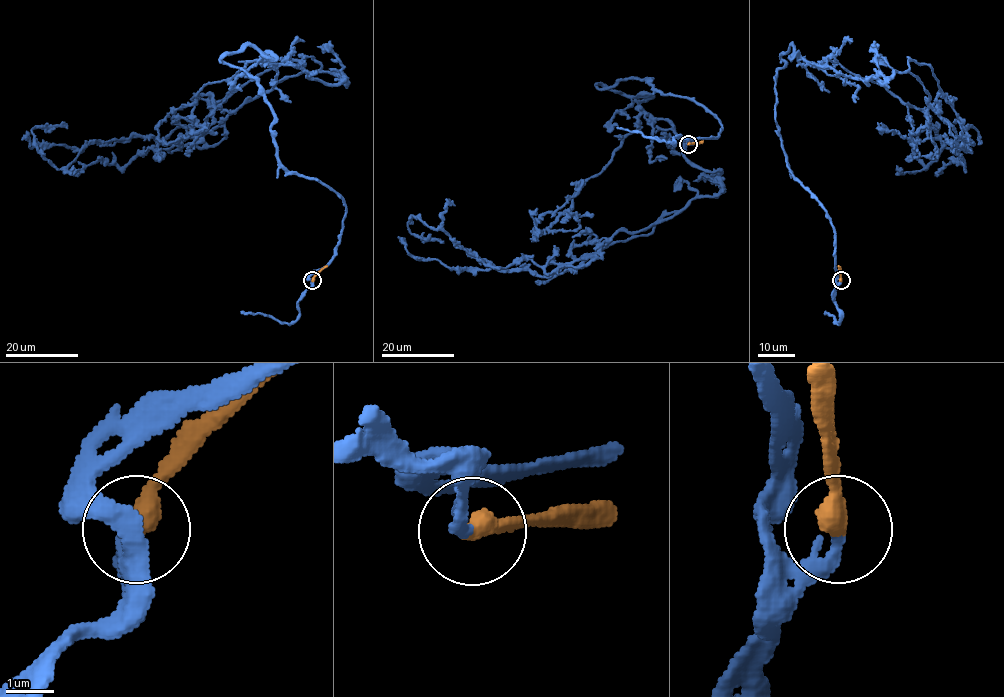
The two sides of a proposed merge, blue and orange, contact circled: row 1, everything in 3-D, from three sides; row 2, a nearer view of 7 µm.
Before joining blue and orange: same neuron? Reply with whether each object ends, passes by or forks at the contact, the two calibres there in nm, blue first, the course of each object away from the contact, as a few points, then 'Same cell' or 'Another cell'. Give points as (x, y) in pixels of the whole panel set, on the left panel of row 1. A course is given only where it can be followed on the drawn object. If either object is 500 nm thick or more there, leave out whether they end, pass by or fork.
At the ring blue ends. At the ring orange ends. Thickness 280 nm (blue) against 460 nm. Course of blue: (312, 281), (345, 204), (282, 165), (260, 85), (221, 59), (341, 75), (56, 169), (32, 132), (67, 128). Course of orange: (312, 281), (327, 265). Same cell

